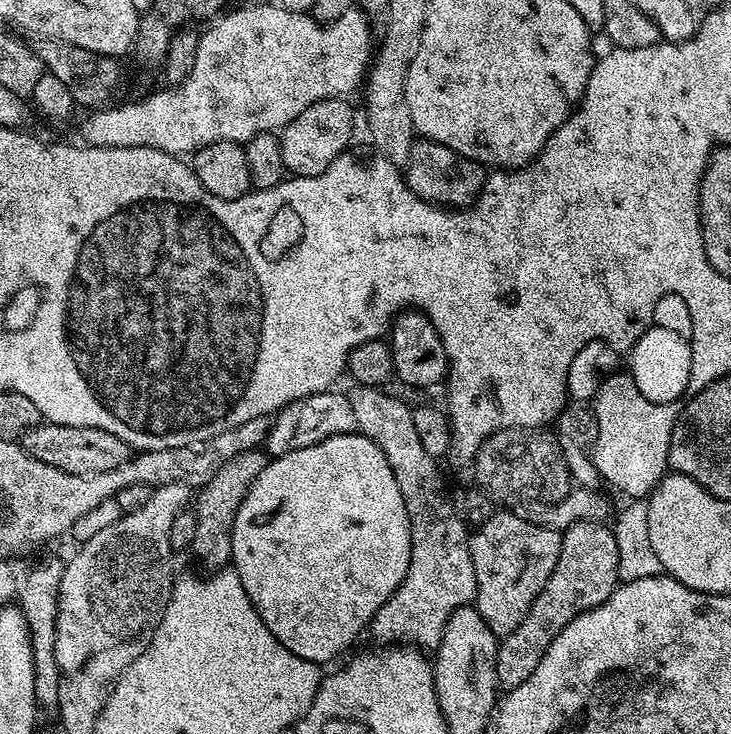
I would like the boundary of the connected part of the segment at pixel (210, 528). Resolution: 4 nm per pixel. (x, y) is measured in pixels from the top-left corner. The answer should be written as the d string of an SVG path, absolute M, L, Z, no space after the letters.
M251 448L242 454L234 454L234 458L222 465L218 474L210 478L210 482L199 485L194 496L196 525L190 552L200 559L202 567L208 568L204 570L224 570L229 567L232 558L234 518L240 509L240 502L246 498L250 486L258 478L258 474L262 474L268 462L269 457L260 448Z

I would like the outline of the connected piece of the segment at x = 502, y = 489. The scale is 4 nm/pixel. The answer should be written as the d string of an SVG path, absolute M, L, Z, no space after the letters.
M504 428L500 432L493 432L484 439L484 445L478 450L474 461L476 480L479 491L491 496L500 506L539 506L553 504L562 498L574 486L574 481L568 474L568 467L564 461L564 452L560 448L560 441L551 431L533 430L530 428Z

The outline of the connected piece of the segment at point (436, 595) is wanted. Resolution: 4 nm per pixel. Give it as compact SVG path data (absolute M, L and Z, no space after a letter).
M353 387L348 401L354 406L354 422L360 435L373 440L386 454L386 462L390 462L390 470L394 470L394 478L398 481L398 490L402 490L402 502L406 502L406 514L410 522L410 566L406 570L406 578L390 594L390 598L374 614L370 625L370 633L380 642L407 642L420 650L435 650L442 642L442 634L446 630L446 622L454 610L471 605L476 599L476 575L474 562L470 558L470 528L462 519L461 513L448 501L444 493L444 480L440 477L437 457L426 454L422 441L418 439L418 430L414 430L412 408L398 398L391 396L383 387Z

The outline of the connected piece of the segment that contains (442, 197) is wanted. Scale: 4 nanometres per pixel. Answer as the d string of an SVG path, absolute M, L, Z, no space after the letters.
M420 138L413 143L408 162L403 165L402 175L408 182L408 189L418 194L418 198L431 204L459 210L475 204L480 193L484 191L486 168L477 160L450 150L450 146Z

